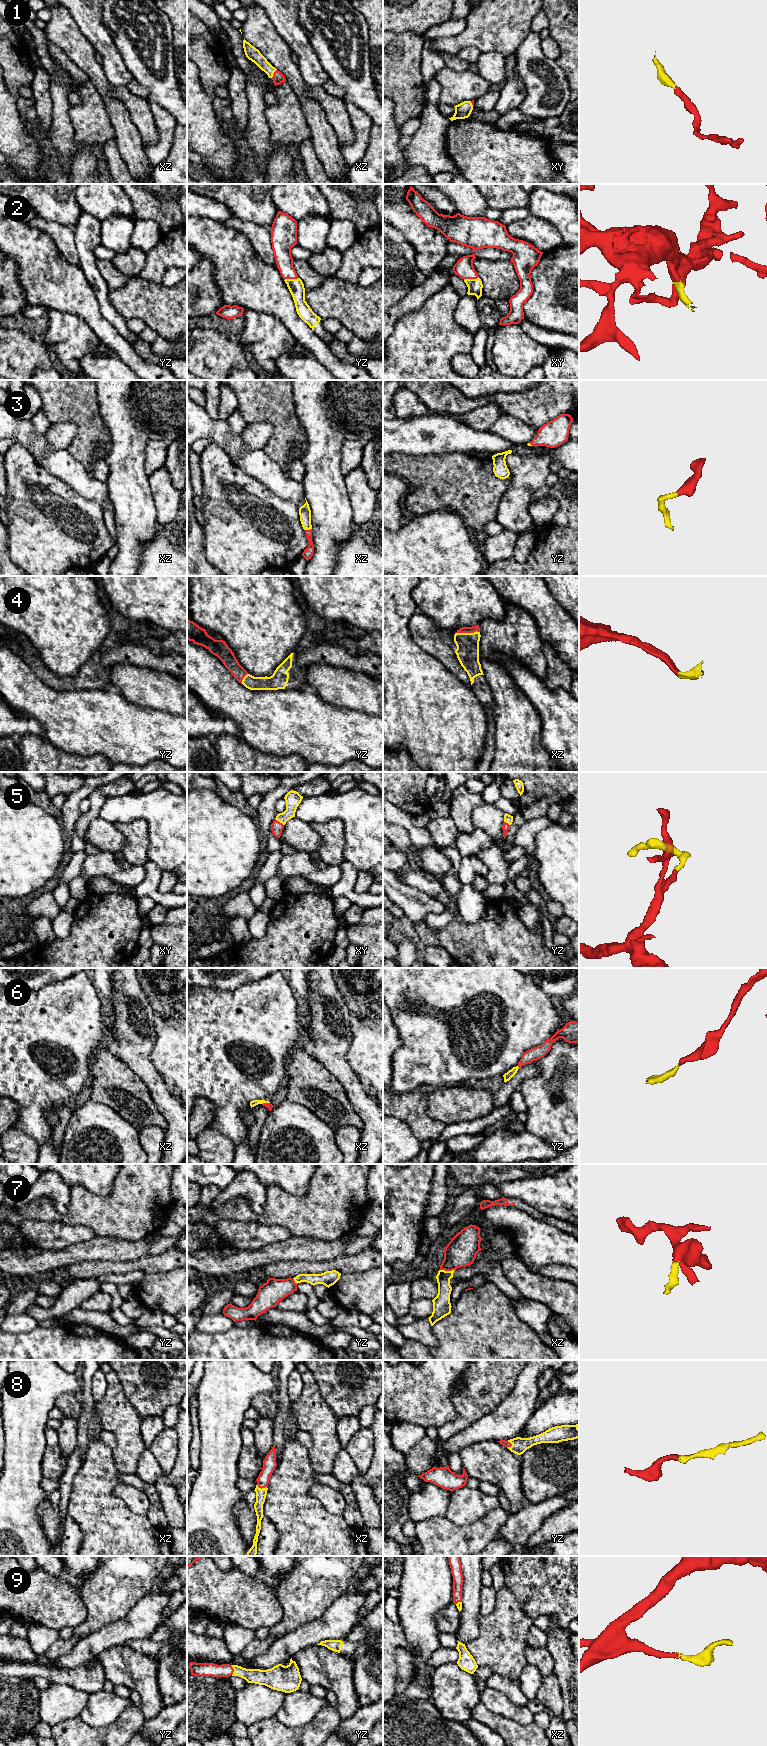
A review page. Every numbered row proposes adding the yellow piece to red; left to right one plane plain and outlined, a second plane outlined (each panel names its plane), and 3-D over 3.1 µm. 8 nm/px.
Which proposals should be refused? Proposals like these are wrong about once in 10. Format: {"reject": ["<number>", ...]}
{"reject": ["7"]}

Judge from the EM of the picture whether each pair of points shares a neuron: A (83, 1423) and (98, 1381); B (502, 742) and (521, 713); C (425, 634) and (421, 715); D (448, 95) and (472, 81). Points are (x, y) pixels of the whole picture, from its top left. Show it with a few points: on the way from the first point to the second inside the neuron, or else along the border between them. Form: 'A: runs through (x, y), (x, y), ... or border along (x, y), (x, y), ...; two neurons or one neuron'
A: border along (93, 1373), (91, 1394), (96, 1402); two neurons
B: runs through (509, 735), (517, 727), (517, 720); one neuron
C: border along (409, 632), (422, 649), (443, 664); two neurons
D: runs through (454, 91), (459, 86), (466, 86); one neuron

